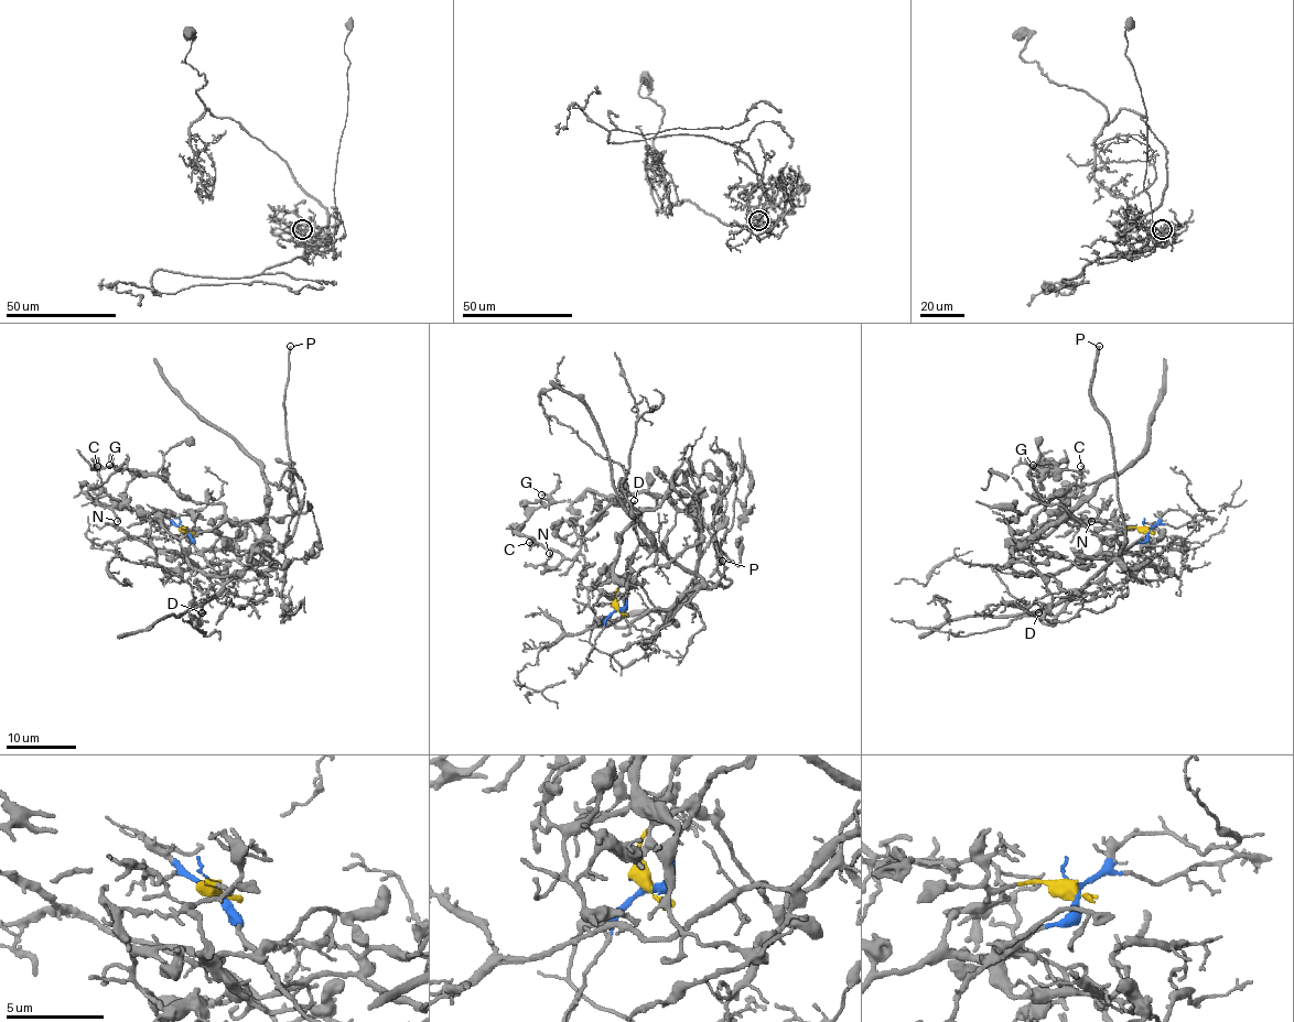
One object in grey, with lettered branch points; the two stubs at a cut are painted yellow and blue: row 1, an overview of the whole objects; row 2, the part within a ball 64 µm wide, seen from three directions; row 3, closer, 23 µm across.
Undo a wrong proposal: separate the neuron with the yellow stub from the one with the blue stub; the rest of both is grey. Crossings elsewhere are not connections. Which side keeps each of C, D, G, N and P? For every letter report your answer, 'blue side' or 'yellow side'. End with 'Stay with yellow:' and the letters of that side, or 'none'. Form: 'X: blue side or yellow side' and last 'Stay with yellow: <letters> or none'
C: yellow side
D: blue side
G: yellow side
N: yellow side
P: blue side
Stay with yellow: C, G, N

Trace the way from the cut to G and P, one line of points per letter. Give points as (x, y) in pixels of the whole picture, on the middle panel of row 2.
G: (617, 609), (618, 535), (681, 473), (690, 512), (664, 498), (631, 509), (596, 491), (541, 495)
P: (617, 609), (657, 552), (724, 585), (732, 582), (718, 572), (718, 552), (723, 561)

